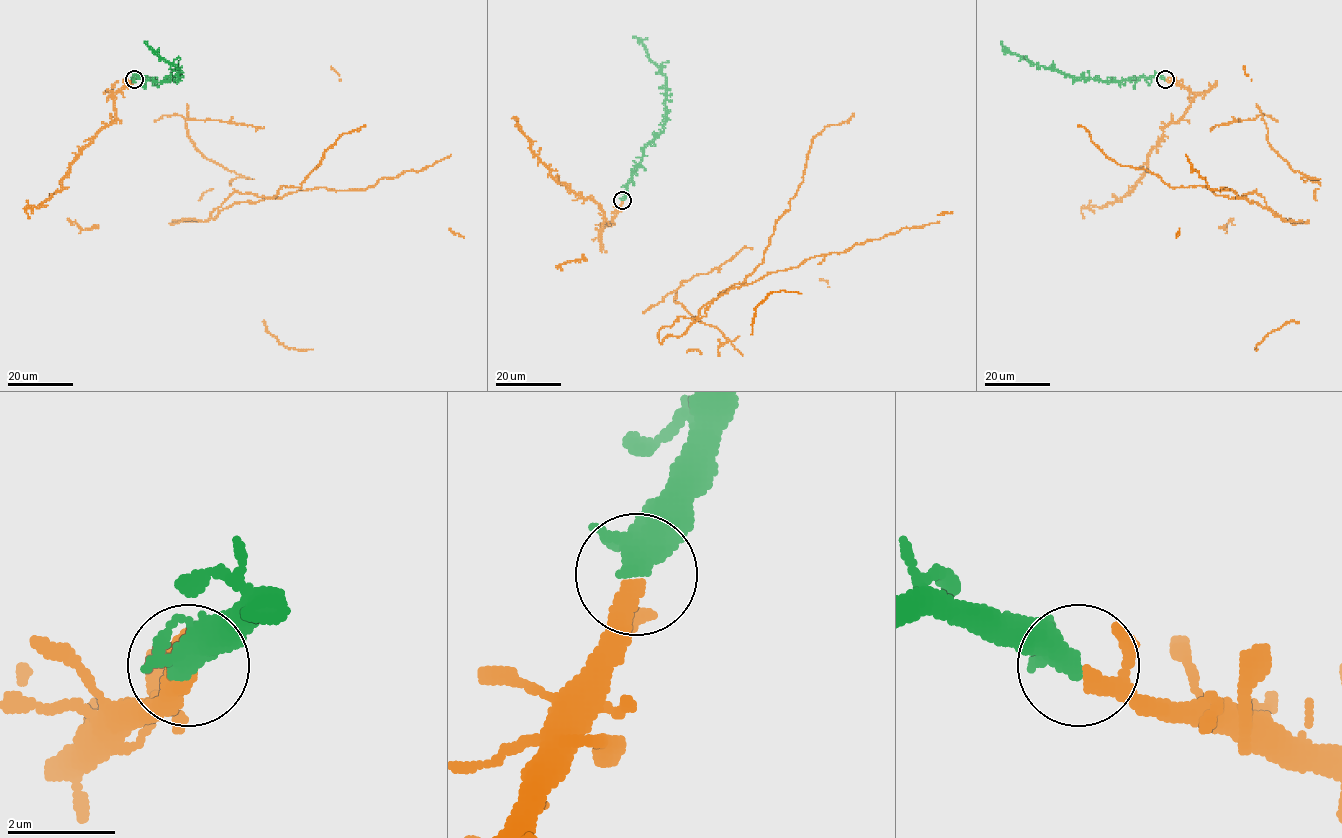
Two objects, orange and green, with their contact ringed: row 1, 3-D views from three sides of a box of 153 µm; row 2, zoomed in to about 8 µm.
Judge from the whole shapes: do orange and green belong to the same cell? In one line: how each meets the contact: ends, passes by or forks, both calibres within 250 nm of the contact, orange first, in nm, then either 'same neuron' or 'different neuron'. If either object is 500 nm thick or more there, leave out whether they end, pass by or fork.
calibres 240 and 550 nm; same neuron

